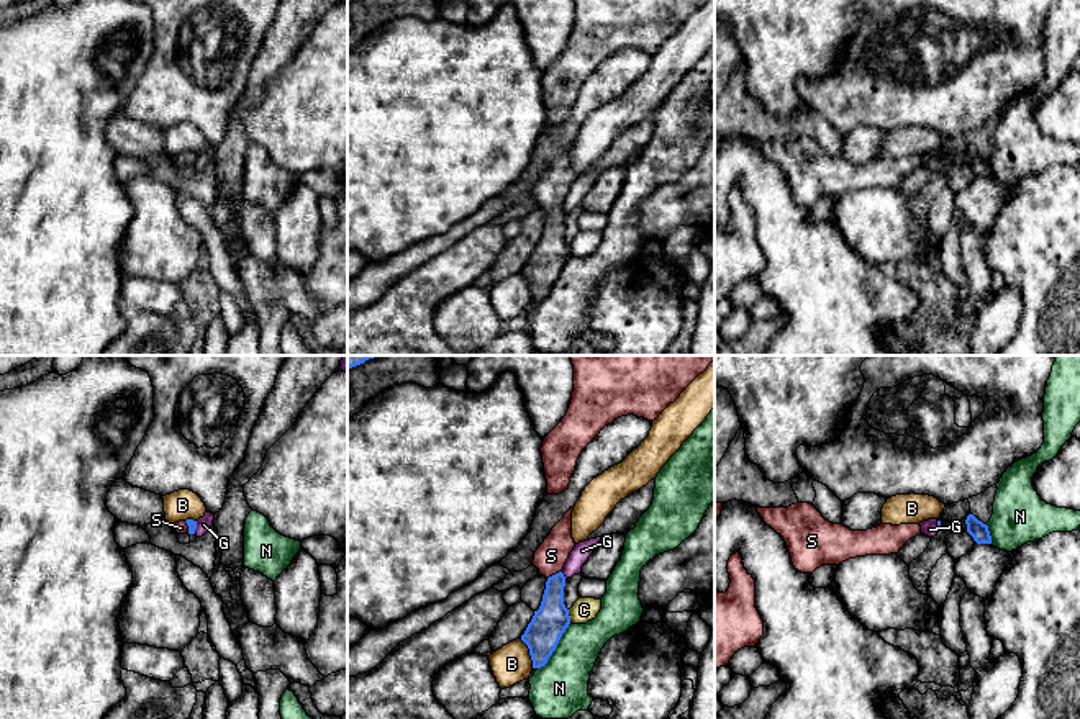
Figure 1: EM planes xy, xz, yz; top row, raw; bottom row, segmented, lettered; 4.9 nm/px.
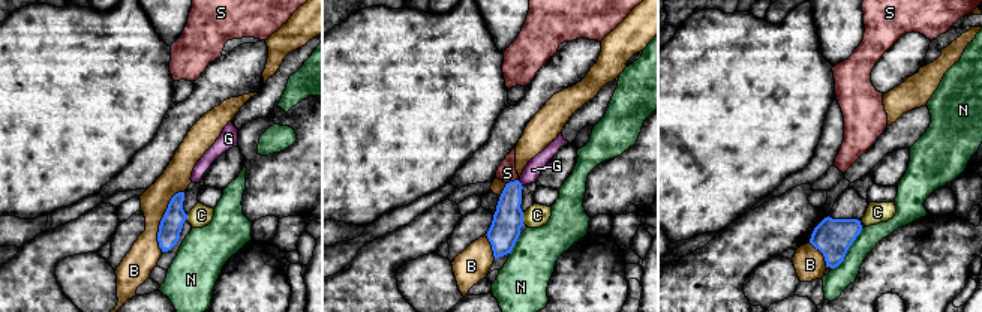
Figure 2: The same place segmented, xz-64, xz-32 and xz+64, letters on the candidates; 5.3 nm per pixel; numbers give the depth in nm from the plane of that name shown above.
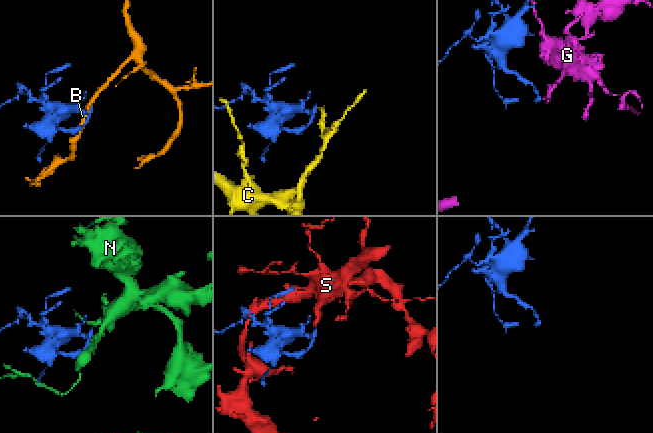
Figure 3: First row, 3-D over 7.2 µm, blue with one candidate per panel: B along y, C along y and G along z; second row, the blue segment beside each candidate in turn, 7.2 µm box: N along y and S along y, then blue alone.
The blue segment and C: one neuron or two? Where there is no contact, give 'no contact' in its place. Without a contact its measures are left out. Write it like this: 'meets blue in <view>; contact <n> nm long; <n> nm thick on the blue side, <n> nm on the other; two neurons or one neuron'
meets blue in xz; contact 70 nm long; 170 nm thick on the blue side, 120 nm on the other; two neurons

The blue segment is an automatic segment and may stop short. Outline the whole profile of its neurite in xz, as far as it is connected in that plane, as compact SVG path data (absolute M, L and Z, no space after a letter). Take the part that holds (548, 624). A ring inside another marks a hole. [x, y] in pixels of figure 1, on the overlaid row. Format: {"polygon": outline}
{"polygon": "M574 508L564 514L534 552L533 565L547 581L541 606L534 611L531 622L521 635L521 640L529 649L533 668L541 668L547 663L570 624L569 609L564 604L565 577L562 570L575 547L572 539L572 511Z"}

